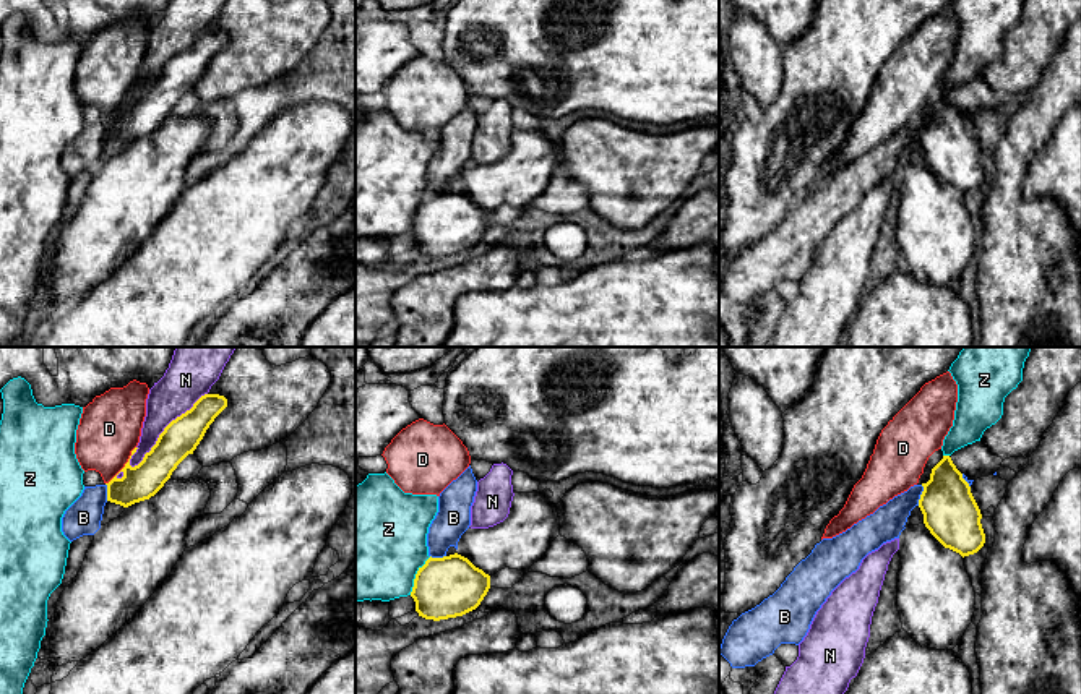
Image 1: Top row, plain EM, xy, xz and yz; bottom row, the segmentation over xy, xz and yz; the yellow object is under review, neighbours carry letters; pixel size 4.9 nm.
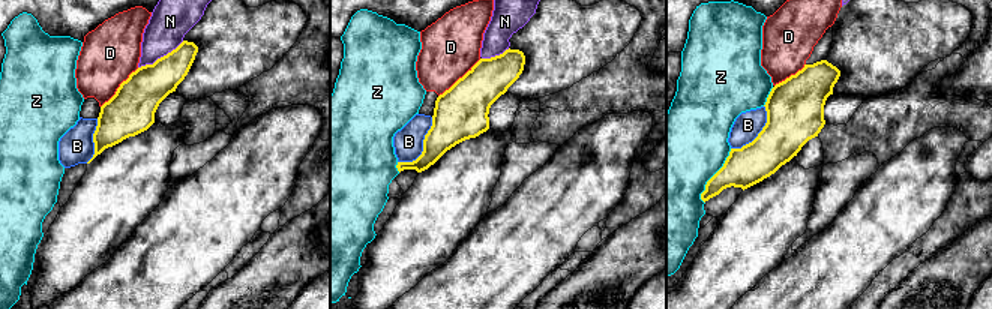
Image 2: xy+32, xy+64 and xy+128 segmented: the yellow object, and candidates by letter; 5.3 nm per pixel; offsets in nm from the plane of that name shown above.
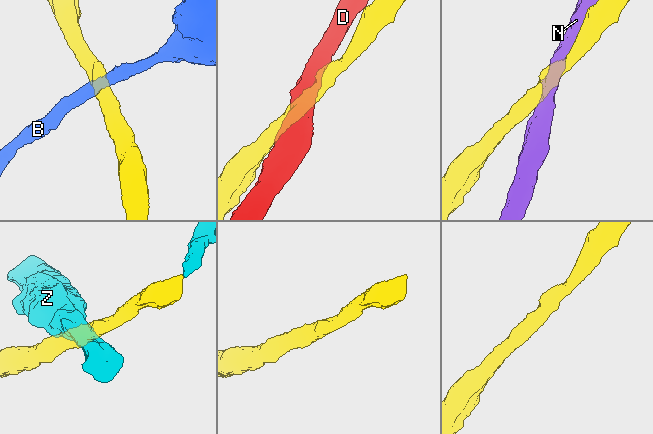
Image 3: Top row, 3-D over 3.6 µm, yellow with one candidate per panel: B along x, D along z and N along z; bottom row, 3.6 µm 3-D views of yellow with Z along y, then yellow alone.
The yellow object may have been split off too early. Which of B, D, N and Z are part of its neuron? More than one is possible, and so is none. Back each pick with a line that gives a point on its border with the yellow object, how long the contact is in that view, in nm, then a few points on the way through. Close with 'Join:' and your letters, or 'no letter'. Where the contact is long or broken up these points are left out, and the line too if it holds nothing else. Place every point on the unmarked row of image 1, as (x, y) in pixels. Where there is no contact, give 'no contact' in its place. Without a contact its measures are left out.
Join: no letter

